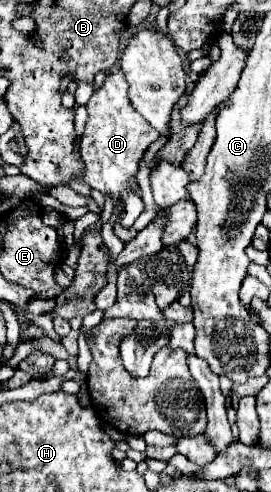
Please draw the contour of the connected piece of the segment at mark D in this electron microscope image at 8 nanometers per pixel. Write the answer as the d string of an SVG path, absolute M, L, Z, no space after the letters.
M114 70L106 76L104 84L92 94L86 104L88 120L86 130L82 134L82 160L86 164L84 182L90 188L100 190L104 196L112 196L114 202L122 198L122 192L136 192L138 188L130 188L130 178L138 172L138 162L144 156L144 150L160 138L160 134L146 124L146 120L128 104L128 82L124 80L124 72Z

